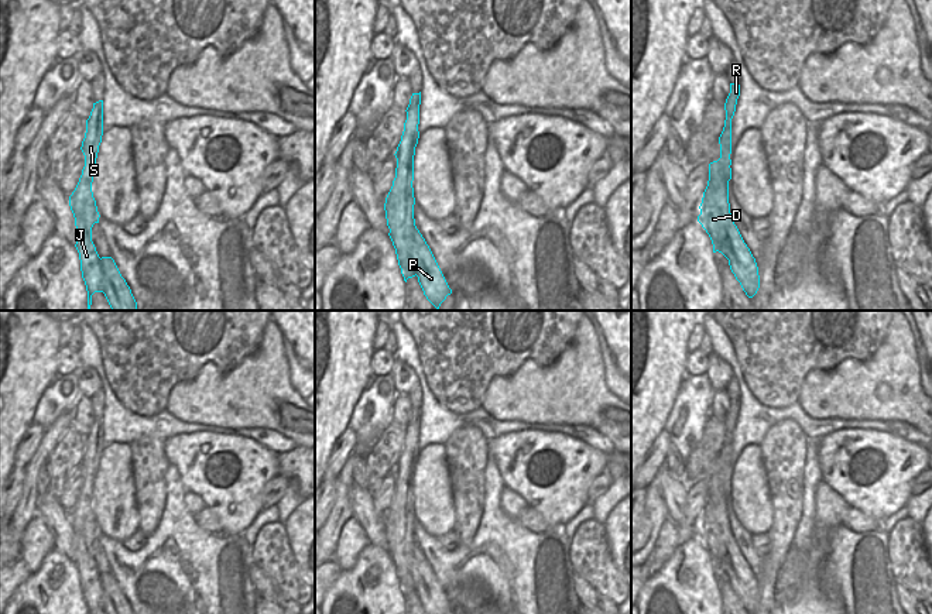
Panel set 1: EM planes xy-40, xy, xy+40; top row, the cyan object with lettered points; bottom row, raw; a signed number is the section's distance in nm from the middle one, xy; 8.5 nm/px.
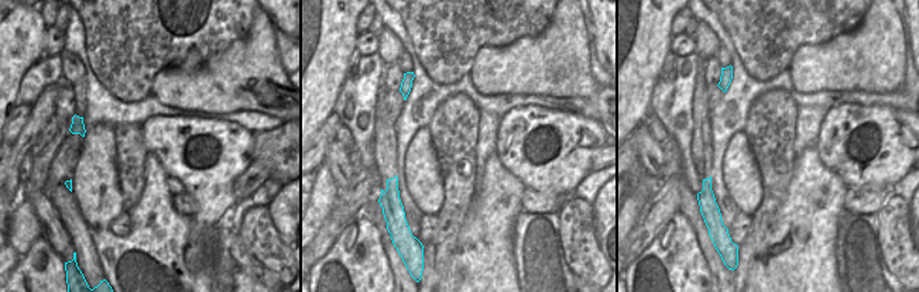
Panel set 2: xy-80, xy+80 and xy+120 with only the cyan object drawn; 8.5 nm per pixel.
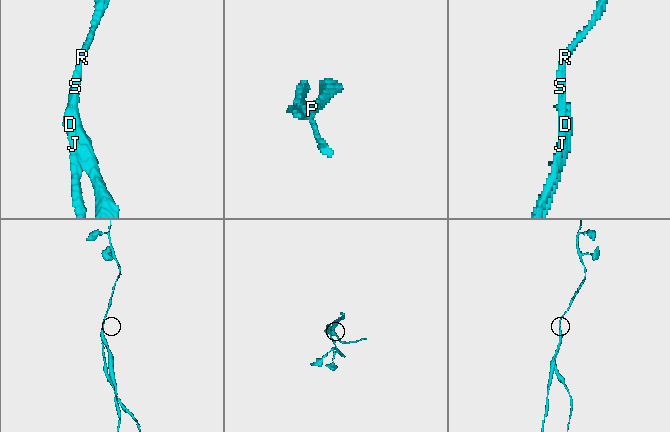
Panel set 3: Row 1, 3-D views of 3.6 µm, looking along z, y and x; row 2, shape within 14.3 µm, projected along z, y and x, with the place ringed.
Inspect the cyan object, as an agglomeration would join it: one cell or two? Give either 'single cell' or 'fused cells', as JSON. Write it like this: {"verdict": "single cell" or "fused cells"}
{"verdict": "fused cells"}

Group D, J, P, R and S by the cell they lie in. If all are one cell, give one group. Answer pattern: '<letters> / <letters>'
D J R S / P

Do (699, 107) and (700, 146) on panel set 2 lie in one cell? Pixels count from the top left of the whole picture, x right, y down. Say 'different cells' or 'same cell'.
same cell

